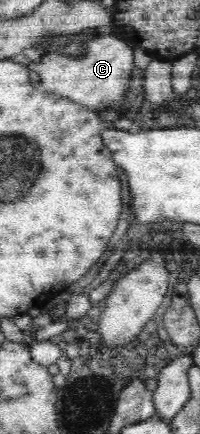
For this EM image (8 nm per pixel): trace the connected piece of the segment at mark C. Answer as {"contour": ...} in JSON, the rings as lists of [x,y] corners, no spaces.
{"contour":[[[97,36],[87,43],[87,52],[84,56],[69,56],[65,52],[51,52],[41,55],[41,59],[37,62],[31,62],[28,69],[39,75],[39,83],[41,87],[49,93],[54,93],[58,97],[66,97],[75,101],[86,109],[95,112],[103,110],[111,110],[114,107],[120,107],[127,101],[125,93],[128,92],[133,69],[133,48],[125,44],[120,38],[113,36]]]}

